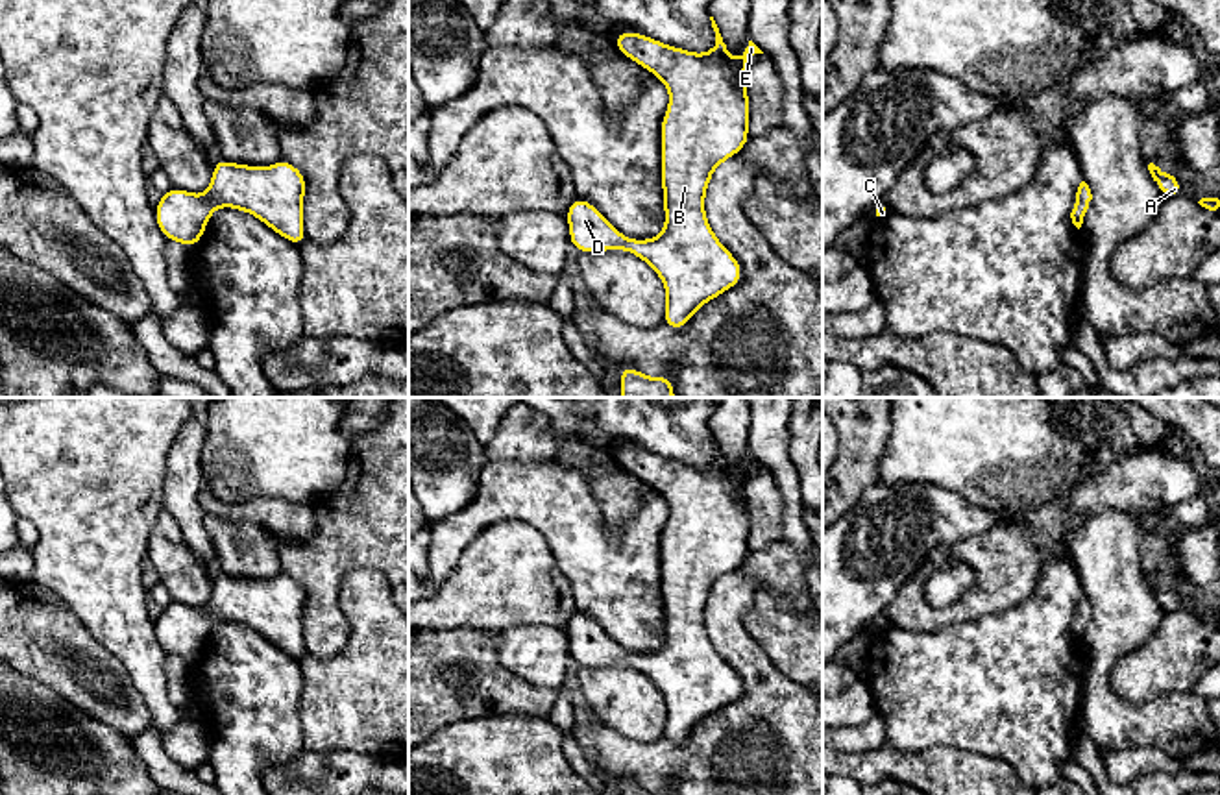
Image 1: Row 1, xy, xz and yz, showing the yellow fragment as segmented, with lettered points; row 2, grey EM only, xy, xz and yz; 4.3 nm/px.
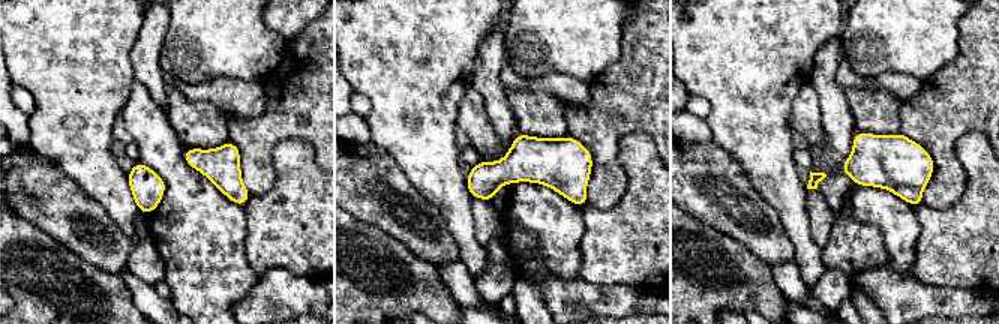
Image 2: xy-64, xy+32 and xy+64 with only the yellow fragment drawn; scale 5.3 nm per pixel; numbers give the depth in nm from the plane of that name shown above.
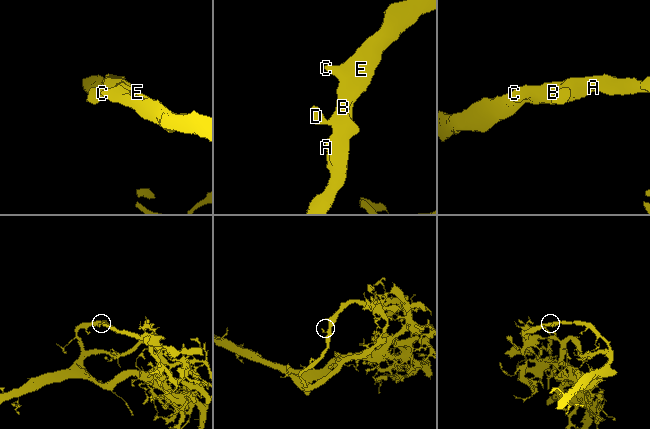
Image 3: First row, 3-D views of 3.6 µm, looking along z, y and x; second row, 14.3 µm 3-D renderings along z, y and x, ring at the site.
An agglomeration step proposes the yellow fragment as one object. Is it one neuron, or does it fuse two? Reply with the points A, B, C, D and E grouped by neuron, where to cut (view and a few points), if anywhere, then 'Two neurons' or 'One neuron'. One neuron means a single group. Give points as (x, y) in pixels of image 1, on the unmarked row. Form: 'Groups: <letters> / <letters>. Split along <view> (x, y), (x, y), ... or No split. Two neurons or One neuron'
Groups: A B C D E. No split. One neuron

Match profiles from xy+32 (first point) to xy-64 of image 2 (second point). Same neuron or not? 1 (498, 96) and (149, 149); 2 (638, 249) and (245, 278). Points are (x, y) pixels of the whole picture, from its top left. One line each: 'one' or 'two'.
1: two
2: two

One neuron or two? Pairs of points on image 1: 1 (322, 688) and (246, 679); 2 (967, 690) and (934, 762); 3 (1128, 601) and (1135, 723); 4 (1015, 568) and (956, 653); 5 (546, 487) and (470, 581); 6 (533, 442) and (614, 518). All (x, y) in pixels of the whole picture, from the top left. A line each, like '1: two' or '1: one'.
1: two
2: two
3: one
4: two
5: two
6: one

